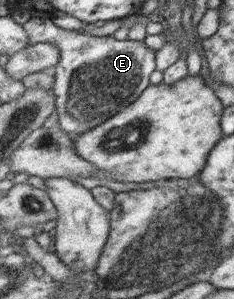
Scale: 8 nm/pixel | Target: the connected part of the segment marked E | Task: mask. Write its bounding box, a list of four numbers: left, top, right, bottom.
[23,18,155,134]

